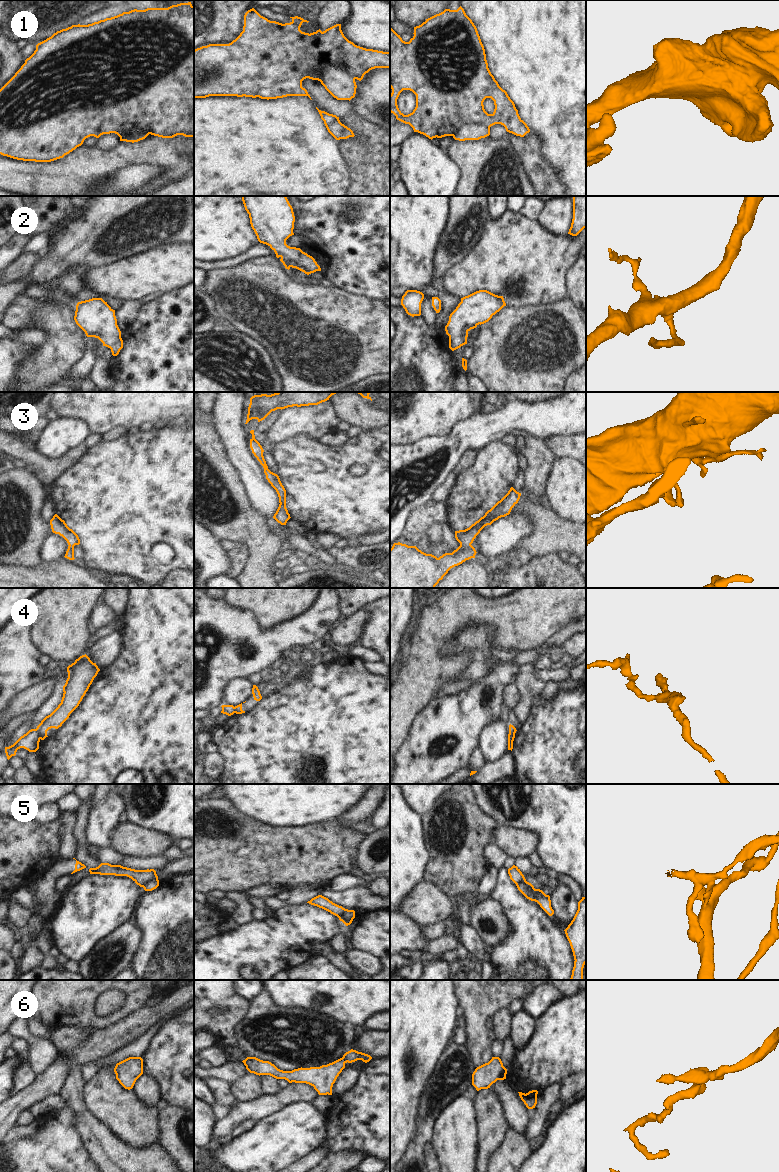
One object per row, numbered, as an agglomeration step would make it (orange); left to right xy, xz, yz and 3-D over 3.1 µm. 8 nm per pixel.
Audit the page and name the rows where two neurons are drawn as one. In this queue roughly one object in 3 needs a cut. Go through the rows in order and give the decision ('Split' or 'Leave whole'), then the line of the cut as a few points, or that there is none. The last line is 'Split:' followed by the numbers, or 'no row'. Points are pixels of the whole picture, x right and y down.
1: Split. Split along xz (319, 78), (325, 67), (338, 65), (354, 79)
2: Leave whole. No split
3: Leave whole. No split
4: Split. Split along xy (35, 729), (40, 738)
5: Split. Split along xy (157, 878), (148, 880), (142, 886)
6: Leave whole. No split
Split: 1, 4, 5.

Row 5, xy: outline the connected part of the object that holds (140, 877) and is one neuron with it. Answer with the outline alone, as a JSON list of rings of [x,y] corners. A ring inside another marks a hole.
[[[101,863],[96,868],[90,868],[89,872],[90,874],[127,876],[140,887],[143,887],[146,882],[152,879],[158,879],[154,869],[135,870],[121,865],[111,865],[109,863]]]

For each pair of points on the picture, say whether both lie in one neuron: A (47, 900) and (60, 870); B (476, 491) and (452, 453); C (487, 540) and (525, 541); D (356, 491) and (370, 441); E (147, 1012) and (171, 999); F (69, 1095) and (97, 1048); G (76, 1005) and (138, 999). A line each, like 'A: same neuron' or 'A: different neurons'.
A: same neuron
B: different neurons
C: different neurons
D: same neuron
E: same neuron
F: different neurons
G: same neuron

